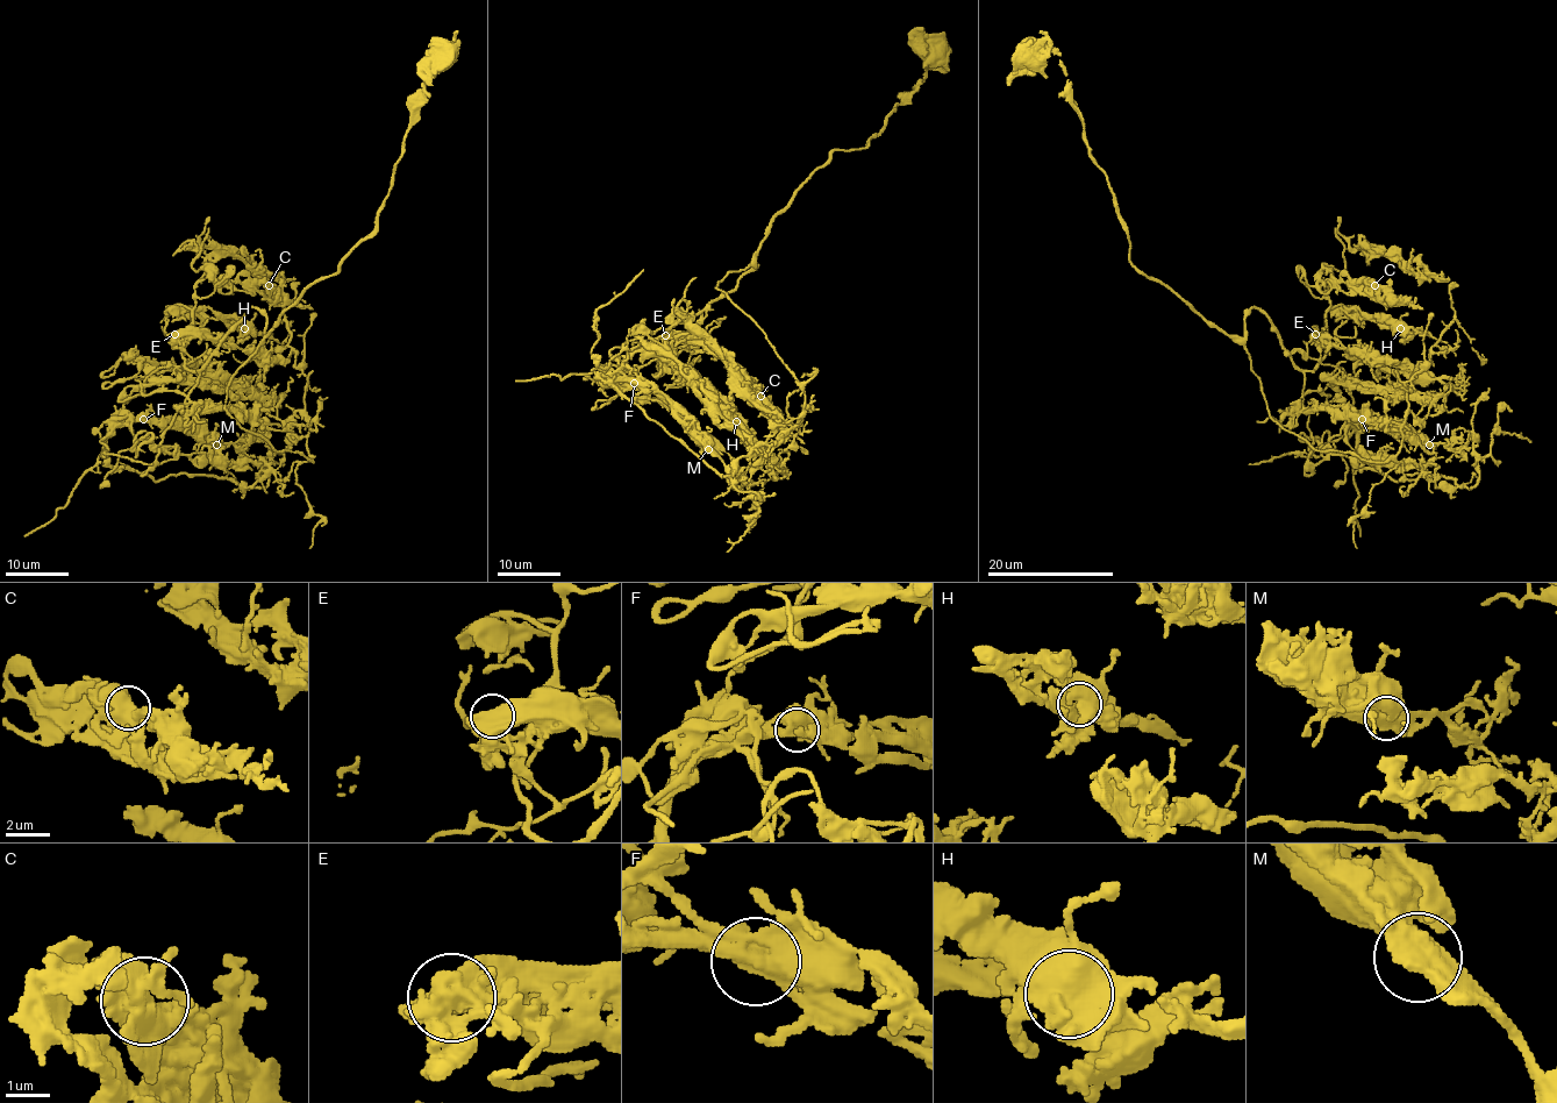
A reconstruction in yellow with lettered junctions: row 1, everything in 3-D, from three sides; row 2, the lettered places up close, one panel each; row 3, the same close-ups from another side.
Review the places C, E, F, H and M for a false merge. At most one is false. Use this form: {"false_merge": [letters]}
{"false_merge": ["F"]}

